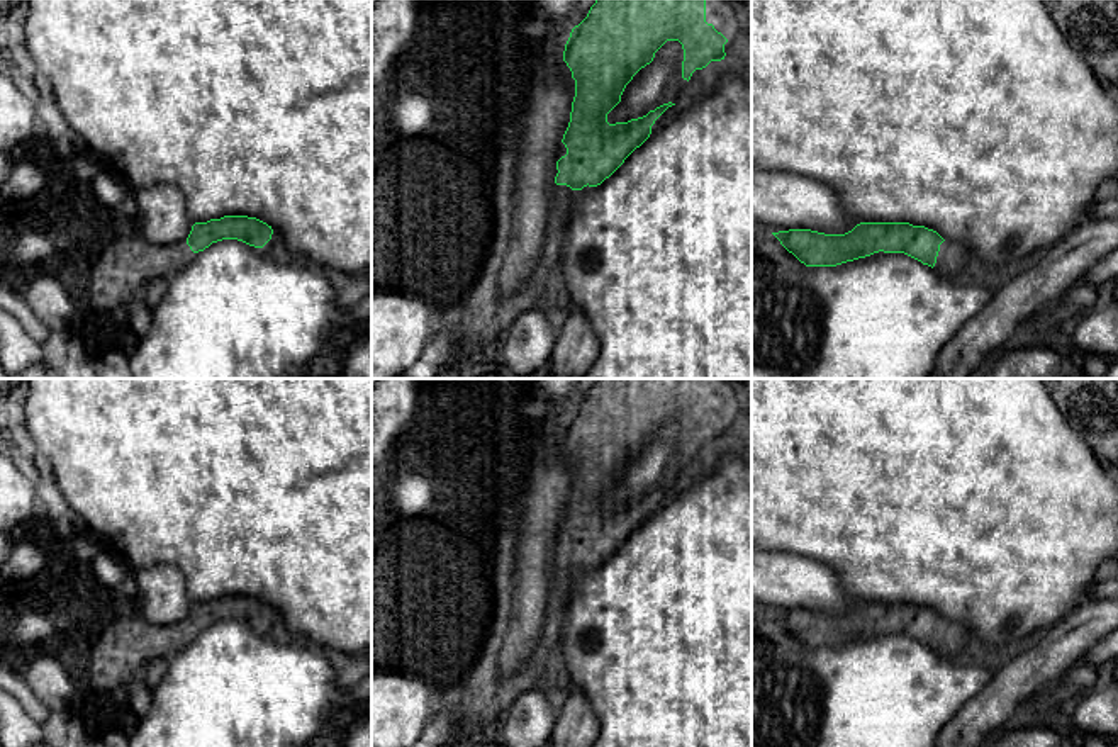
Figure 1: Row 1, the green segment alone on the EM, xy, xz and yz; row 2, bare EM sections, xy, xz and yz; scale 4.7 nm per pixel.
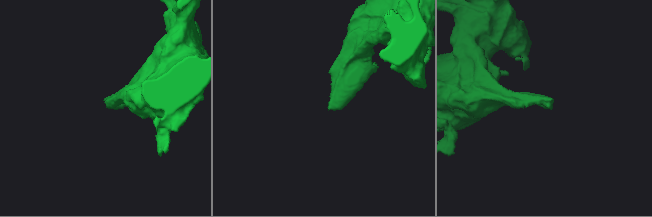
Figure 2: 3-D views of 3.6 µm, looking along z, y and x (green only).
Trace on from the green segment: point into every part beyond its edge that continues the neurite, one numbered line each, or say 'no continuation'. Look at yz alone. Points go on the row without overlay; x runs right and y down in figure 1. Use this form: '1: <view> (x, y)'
1: yz (954, 640)

